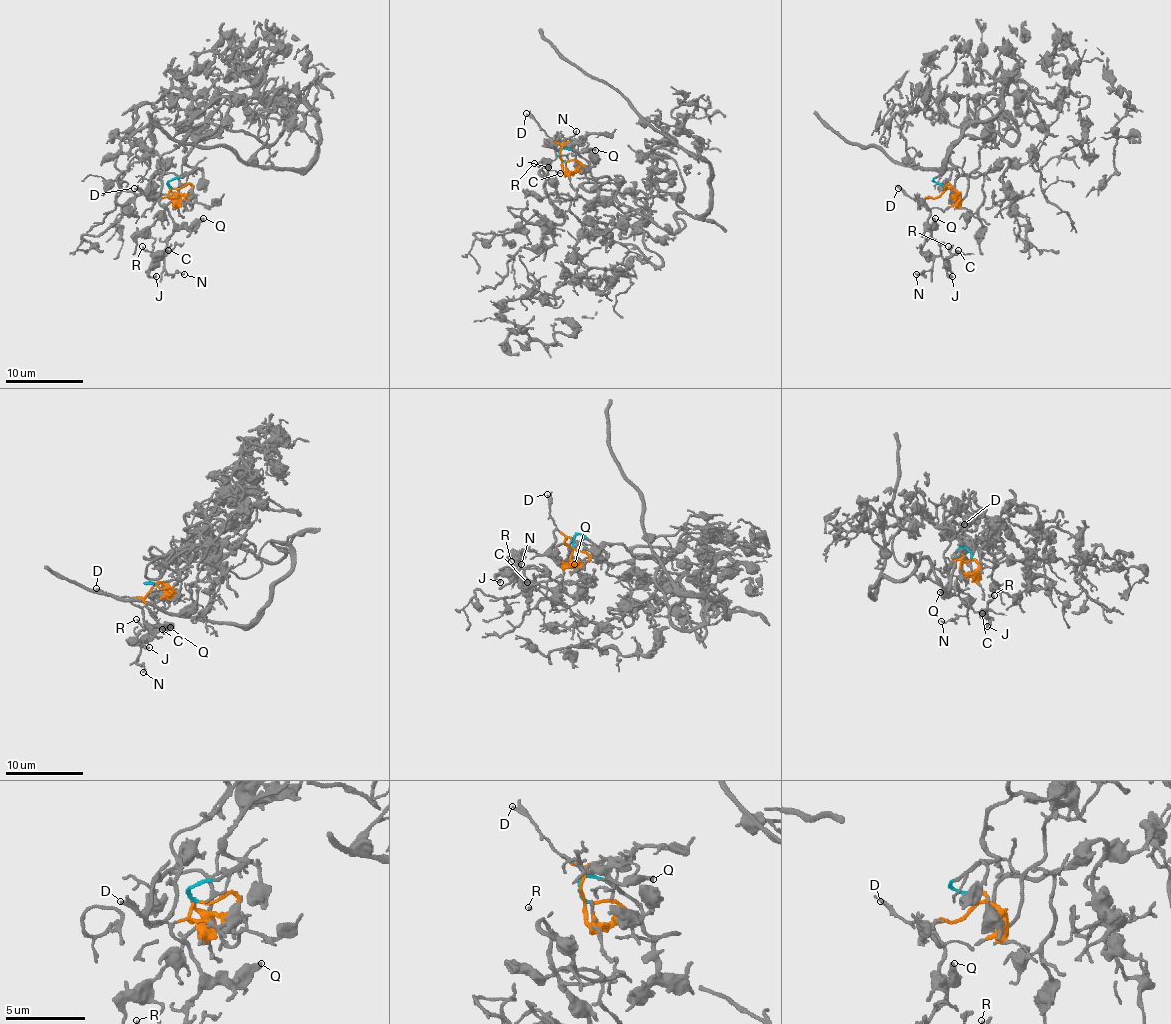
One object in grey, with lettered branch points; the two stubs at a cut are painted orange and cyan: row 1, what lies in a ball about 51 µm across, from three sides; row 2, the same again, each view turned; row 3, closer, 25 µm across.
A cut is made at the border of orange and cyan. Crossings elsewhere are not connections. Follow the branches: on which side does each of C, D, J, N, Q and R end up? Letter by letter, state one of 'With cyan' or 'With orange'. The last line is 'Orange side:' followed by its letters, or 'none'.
C: With orange
D: With orange
J: With orange
N: With orange
Q: With orange
R: With orange
Orange side: C, D, J, N, Q, R

